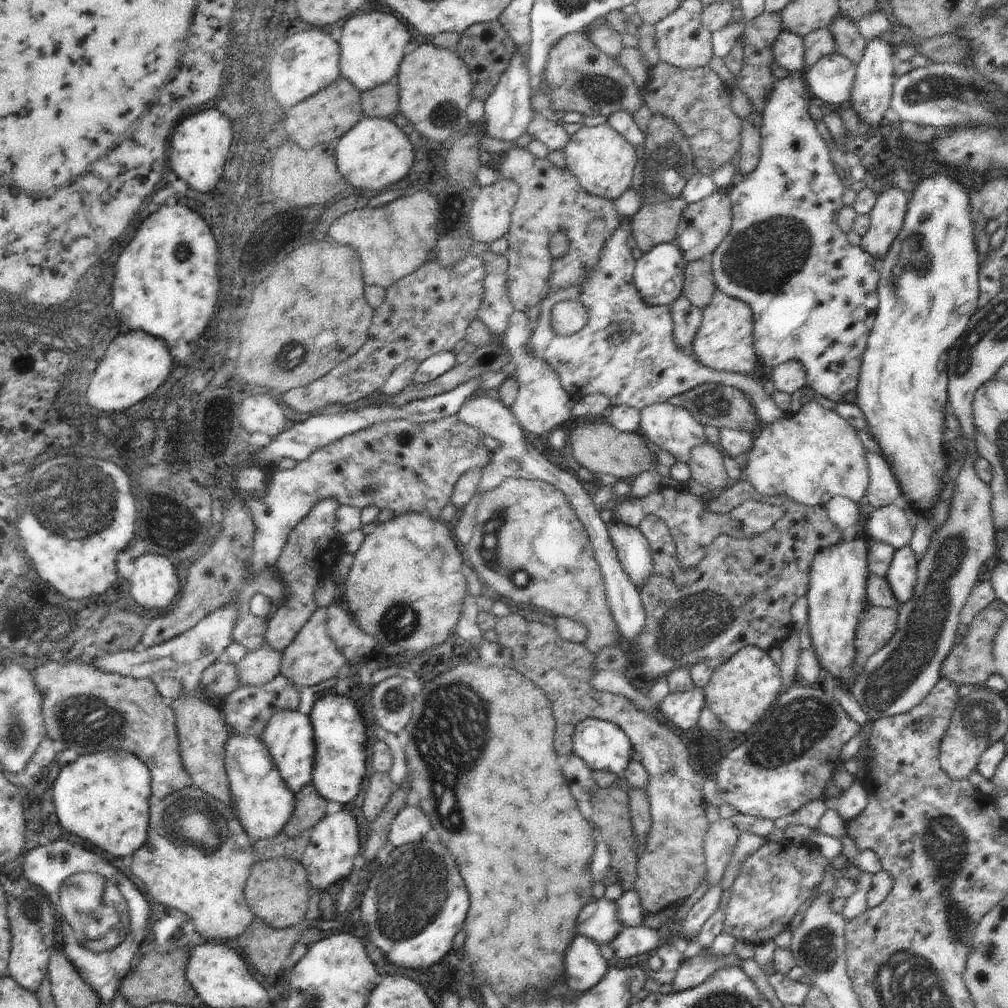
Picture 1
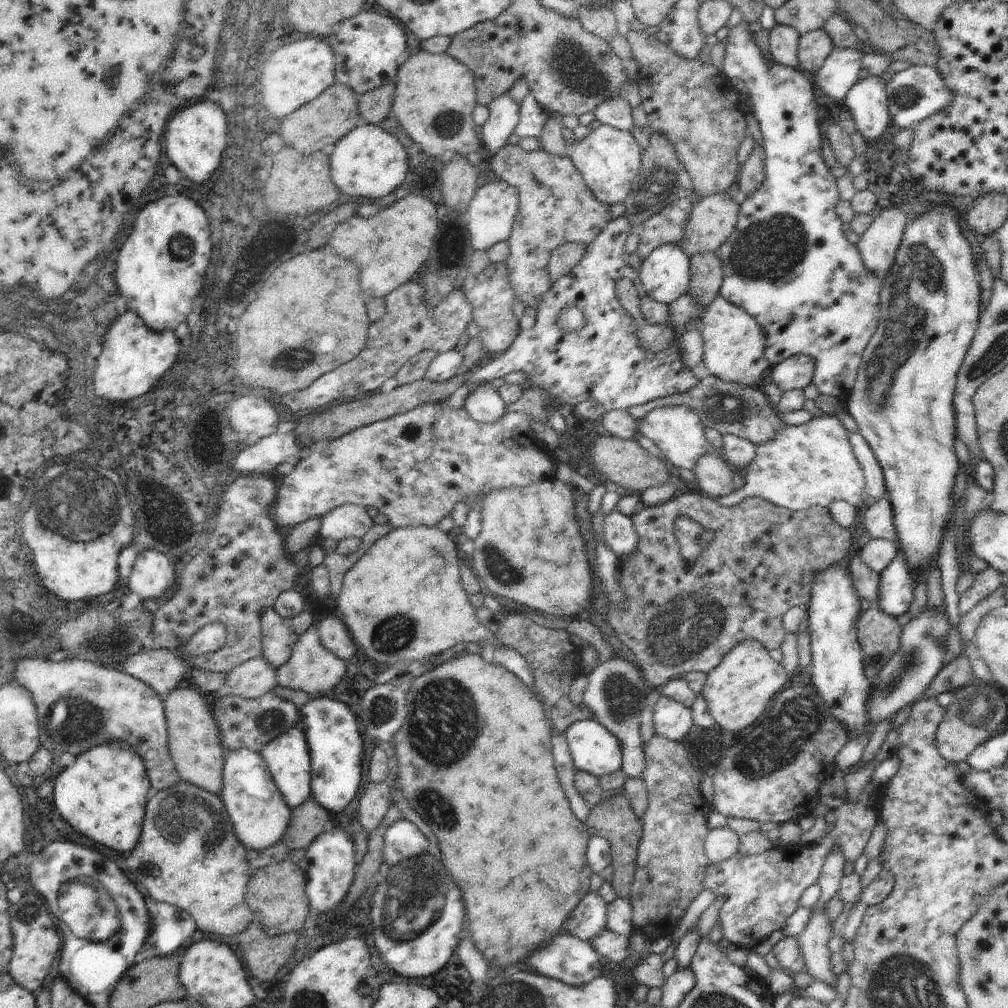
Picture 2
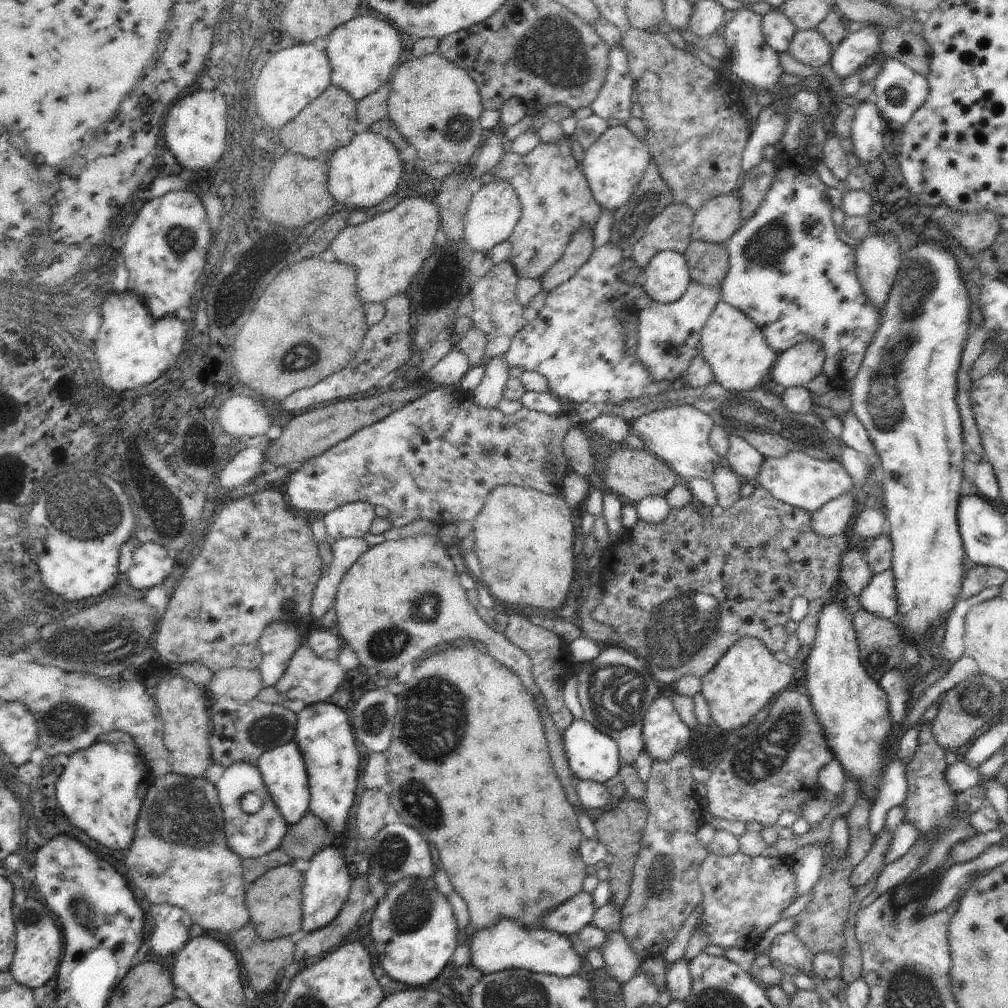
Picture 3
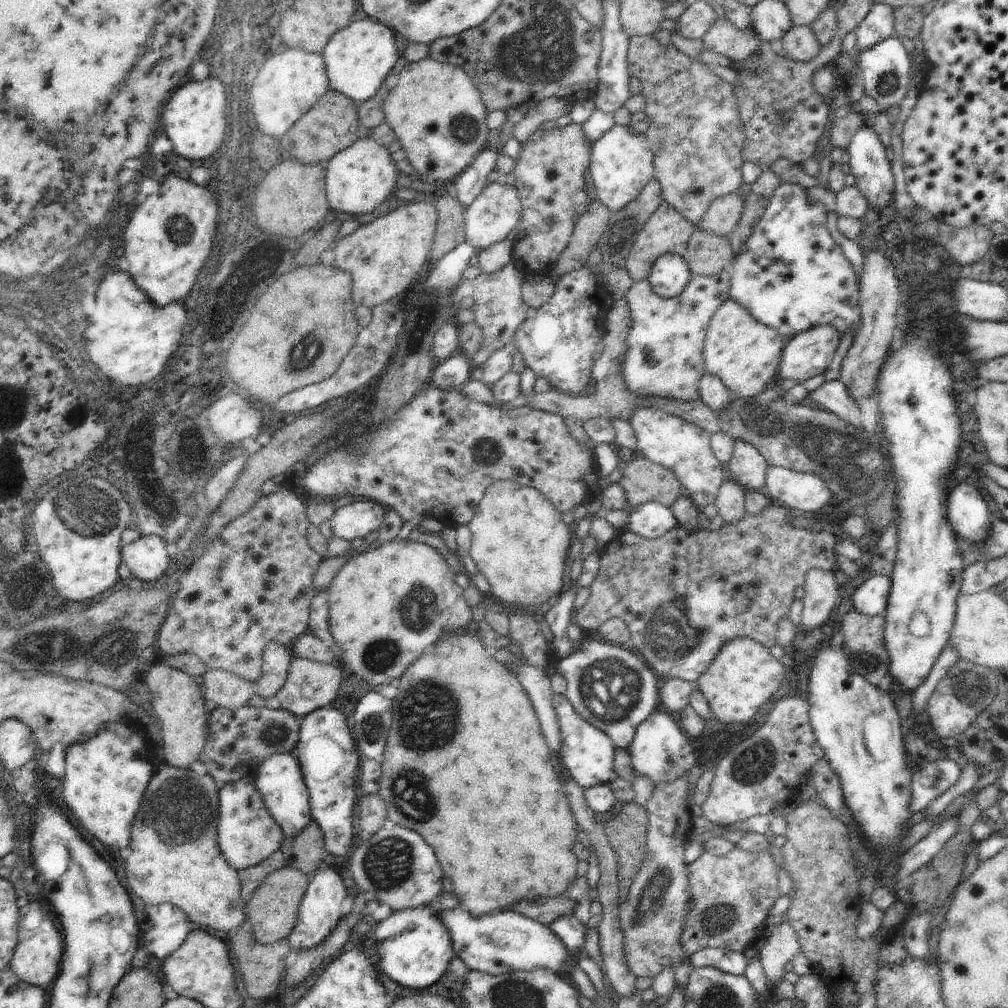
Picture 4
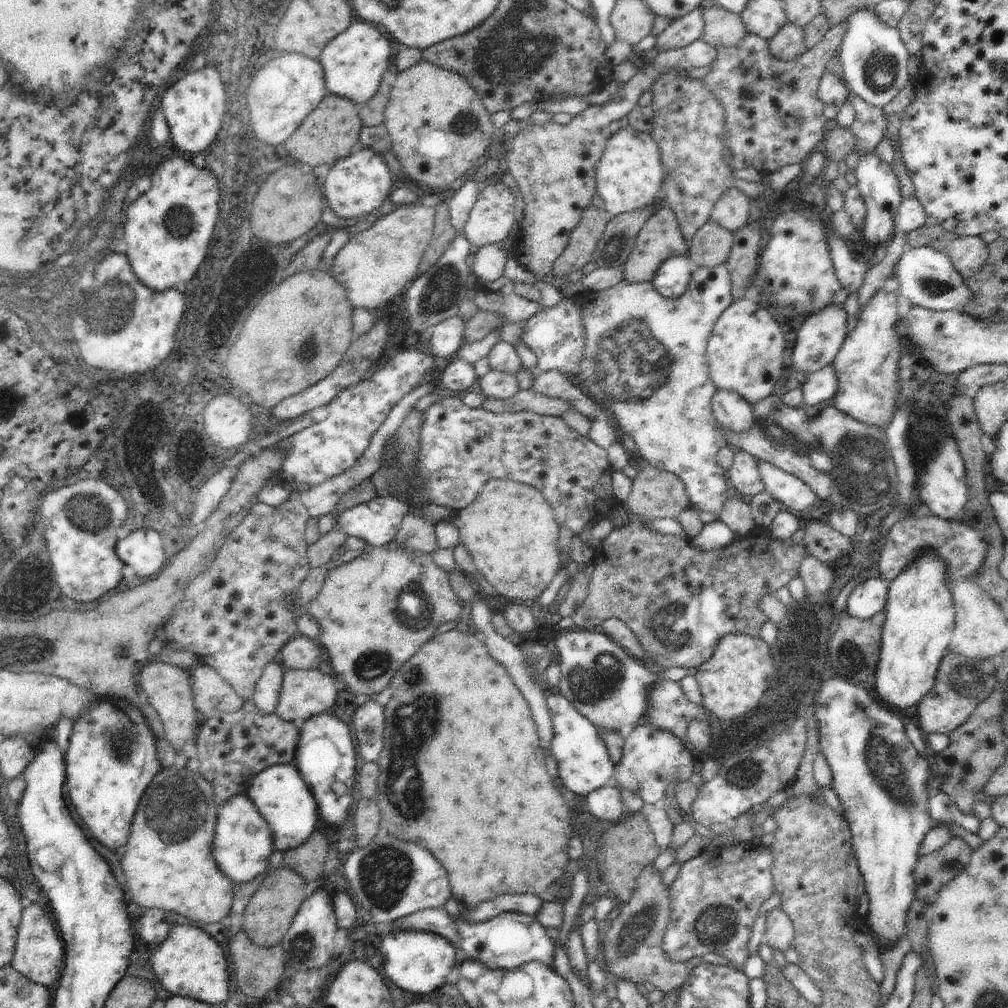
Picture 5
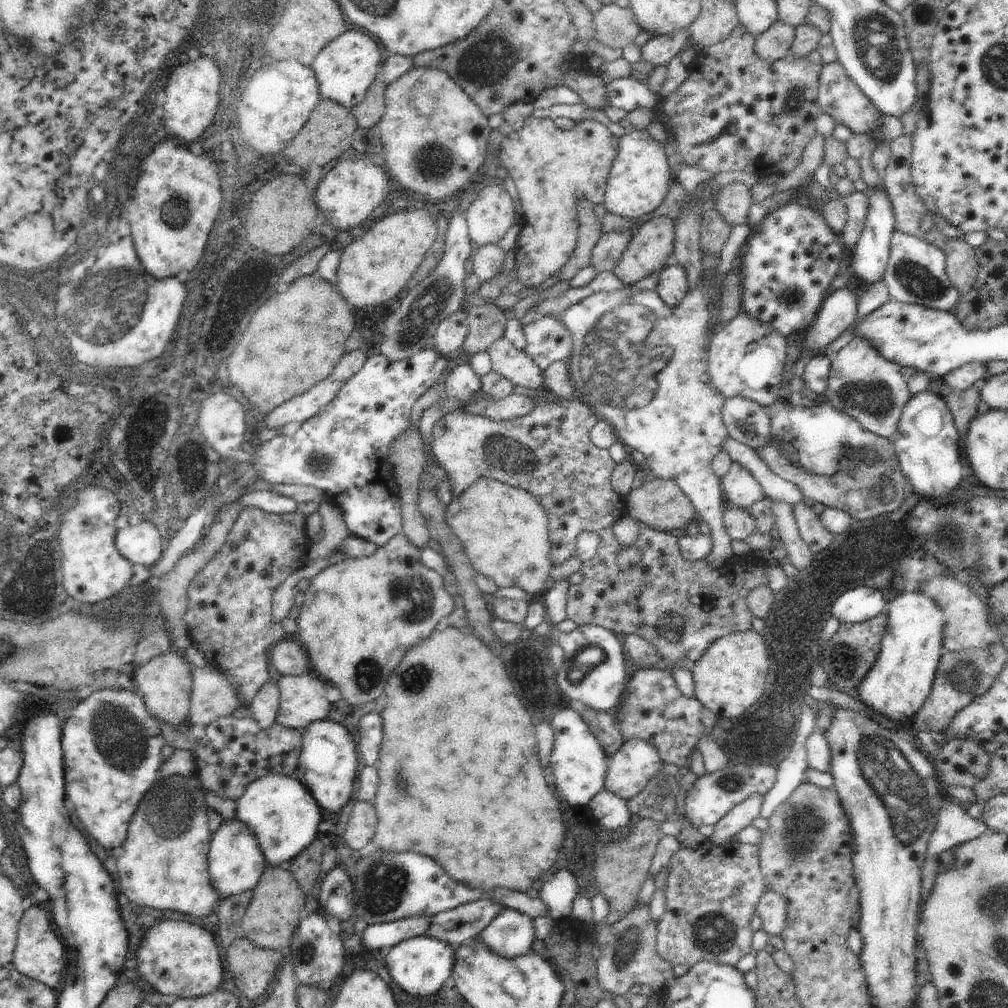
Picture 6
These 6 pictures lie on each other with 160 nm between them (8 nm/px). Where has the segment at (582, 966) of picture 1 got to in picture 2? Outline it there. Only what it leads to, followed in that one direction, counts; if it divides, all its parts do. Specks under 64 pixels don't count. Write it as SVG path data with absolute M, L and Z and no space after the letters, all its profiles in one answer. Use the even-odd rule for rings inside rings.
M560 932L552 942L548 942L546 946L540 946L536 954L530 954L526 964L534 968L539 975L546 975L566 984L578 986L600 975L602 966L598 963L598 956L599 954L588 941L566 932Z

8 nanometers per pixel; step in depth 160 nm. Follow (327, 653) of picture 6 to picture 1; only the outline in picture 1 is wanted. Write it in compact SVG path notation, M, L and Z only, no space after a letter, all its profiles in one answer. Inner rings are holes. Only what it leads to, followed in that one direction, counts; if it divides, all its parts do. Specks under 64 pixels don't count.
M406 513L394 517L365 535L362 546L355 552L355 559L346 582L341 585L340 603L355 619L357 625L376 641L380 652L386 656L404 656L404 650L426 652L440 646L454 633L468 596L464 574L460 566L464 562L455 535L445 523L426 513Z

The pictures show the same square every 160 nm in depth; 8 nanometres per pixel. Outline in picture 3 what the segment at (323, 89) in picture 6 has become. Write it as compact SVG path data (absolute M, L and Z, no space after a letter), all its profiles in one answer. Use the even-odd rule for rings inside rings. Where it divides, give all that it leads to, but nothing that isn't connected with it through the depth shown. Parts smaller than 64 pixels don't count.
M358 13L352 20L338 26L328 37L325 49L332 69L330 84L346 90L355 101L376 92L392 79L392 74L403 60L401 35L390 21L378 20L364 13Z

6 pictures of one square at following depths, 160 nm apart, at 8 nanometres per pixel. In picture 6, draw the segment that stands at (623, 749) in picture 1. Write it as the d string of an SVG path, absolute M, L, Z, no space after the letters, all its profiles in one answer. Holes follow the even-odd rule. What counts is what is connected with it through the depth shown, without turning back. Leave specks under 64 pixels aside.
M570 707L561 709L550 723L554 731L550 768L560 797L572 806L589 806L594 796L604 789L608 758L577 710Z

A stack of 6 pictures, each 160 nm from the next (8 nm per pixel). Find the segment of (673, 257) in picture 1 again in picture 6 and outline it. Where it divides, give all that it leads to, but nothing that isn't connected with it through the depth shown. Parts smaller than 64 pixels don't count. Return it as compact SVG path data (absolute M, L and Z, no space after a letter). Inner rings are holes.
M680 265L666 266L660 273L655 291L669 307L677 307L689 292L684 267Z

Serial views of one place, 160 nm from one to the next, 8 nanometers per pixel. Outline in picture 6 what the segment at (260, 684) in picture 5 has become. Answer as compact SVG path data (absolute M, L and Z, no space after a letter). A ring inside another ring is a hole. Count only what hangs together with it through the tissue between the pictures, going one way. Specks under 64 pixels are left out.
M272 671L270 678L248 705L252 719L262 730L266 730L276 723L279 711L279 686L277 684L281 677L278 671Z

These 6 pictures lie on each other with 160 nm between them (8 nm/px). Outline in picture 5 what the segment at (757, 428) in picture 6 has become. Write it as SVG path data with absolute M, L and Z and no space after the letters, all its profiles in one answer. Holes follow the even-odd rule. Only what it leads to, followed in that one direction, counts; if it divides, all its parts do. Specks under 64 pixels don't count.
M718 389L711 405L718 425L735 433L747 433L757 419L752 404L736 391Z

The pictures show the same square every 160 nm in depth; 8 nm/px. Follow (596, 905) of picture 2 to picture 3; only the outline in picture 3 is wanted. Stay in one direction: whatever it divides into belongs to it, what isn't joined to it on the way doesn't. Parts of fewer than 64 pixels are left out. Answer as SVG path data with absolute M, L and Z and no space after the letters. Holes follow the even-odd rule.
M582 890L556 910L550 910L545 914L540 926L560 934L571 935L590 924L596 911L593 893Z

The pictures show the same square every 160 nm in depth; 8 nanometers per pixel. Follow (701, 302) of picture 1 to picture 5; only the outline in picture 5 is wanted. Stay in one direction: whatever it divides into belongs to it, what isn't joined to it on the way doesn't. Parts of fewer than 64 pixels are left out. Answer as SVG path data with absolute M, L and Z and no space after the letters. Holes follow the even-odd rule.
M709 220L694 235L686 255L693 267L714 268L728 260L733 240L732 231Z

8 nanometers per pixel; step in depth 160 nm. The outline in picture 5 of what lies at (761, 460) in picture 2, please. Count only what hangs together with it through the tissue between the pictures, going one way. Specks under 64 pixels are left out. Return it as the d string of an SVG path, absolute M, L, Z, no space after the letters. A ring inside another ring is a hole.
M758 461L757 465L765 490L781 502L785 510L800 516L814 504L817 496L803 480L764 461Z

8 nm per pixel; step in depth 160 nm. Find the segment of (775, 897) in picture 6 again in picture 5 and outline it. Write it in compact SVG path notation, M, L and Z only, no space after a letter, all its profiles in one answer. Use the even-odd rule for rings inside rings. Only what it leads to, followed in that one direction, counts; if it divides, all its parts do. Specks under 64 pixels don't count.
M773 907L766 914L765 942L774 950L785 950L791 947L794 940L793 922L782 907Z

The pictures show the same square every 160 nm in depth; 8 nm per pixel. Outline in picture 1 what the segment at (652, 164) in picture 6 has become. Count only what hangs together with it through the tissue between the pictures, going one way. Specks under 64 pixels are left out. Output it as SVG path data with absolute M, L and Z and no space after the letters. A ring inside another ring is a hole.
M602 123L595 127L584 125L570 137L563 151L567 160L567 169L576 176L586 192L615 201L631 188L637 163L634 149L635 146L624 136L616 132L608 123Z

